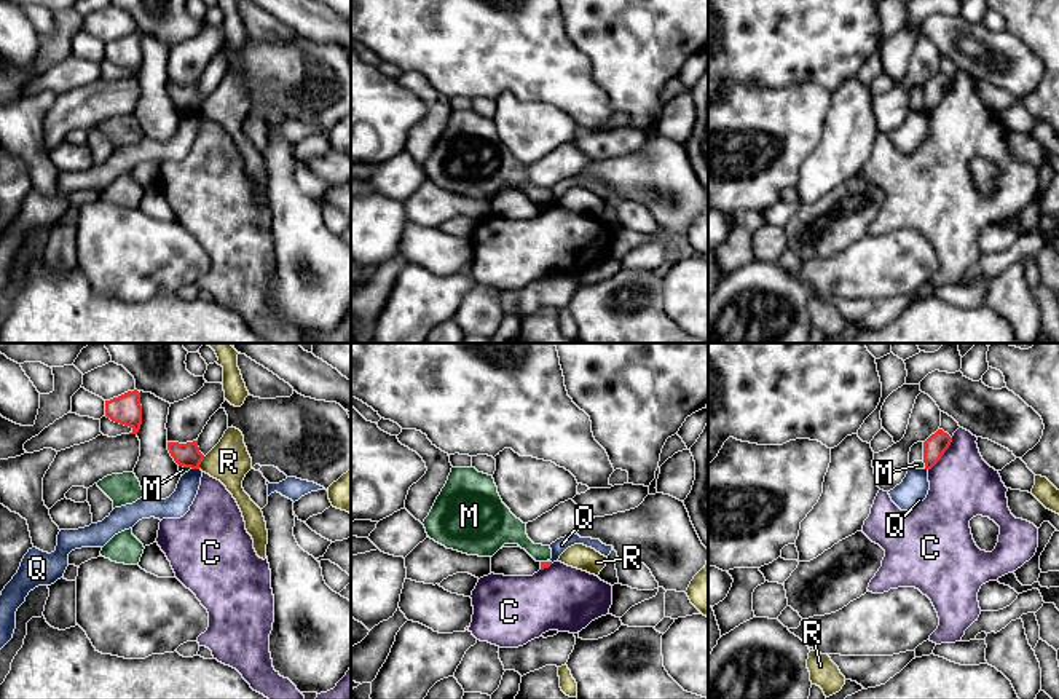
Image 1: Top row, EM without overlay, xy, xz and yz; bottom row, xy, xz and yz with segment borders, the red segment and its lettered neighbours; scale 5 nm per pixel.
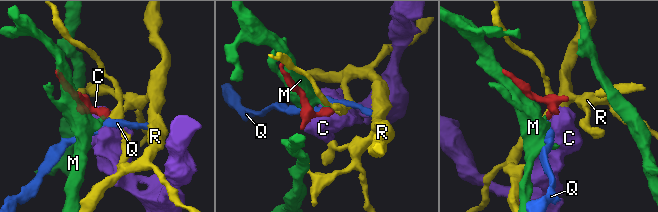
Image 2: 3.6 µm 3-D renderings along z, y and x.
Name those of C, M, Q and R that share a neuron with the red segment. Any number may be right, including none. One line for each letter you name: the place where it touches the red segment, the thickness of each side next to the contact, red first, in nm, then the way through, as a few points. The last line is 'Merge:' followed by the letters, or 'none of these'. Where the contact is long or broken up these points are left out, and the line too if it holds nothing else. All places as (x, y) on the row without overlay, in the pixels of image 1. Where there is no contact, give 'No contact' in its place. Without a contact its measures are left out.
Merge: none of these

